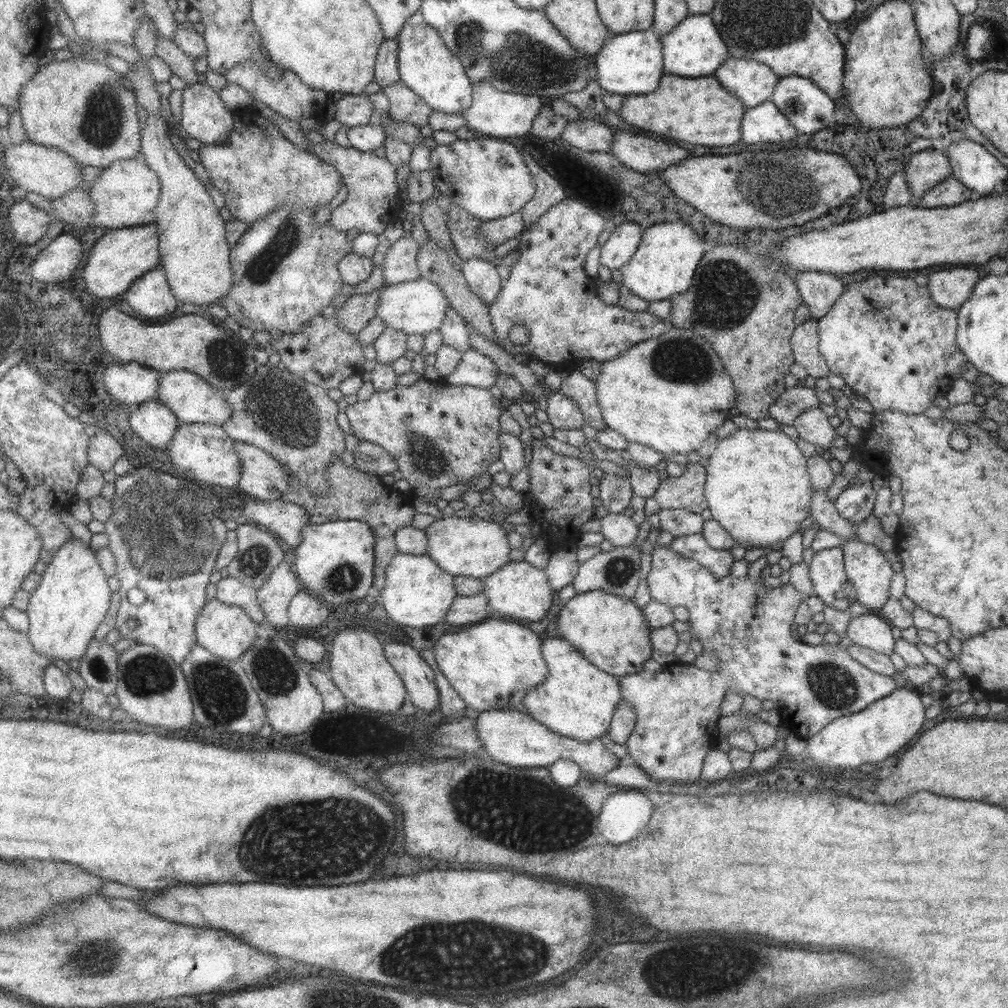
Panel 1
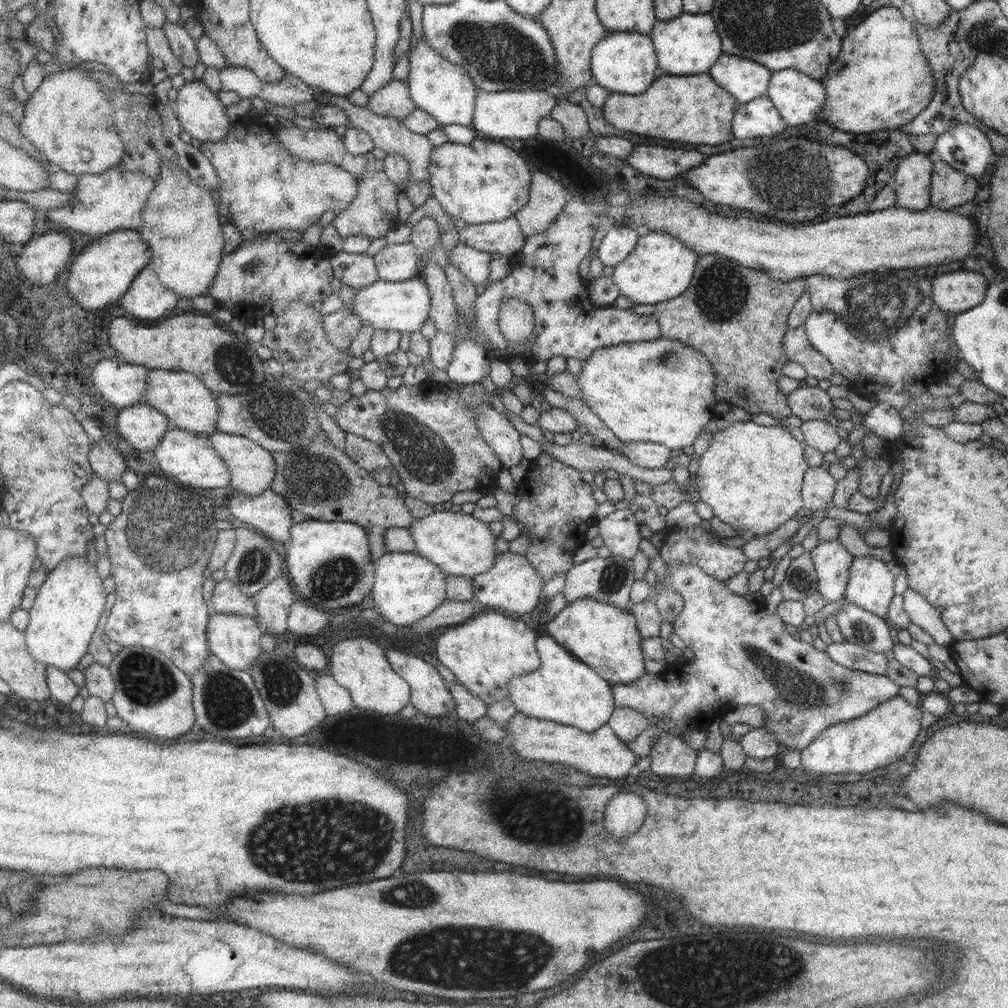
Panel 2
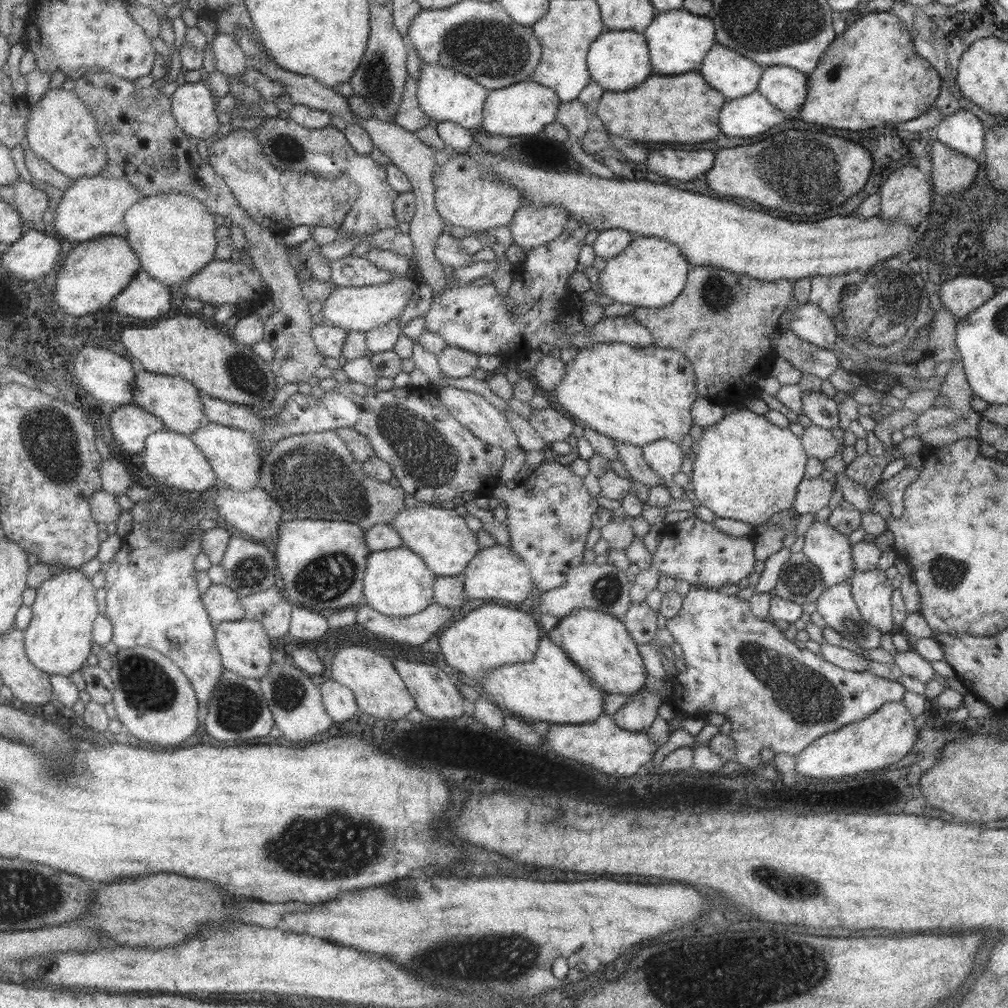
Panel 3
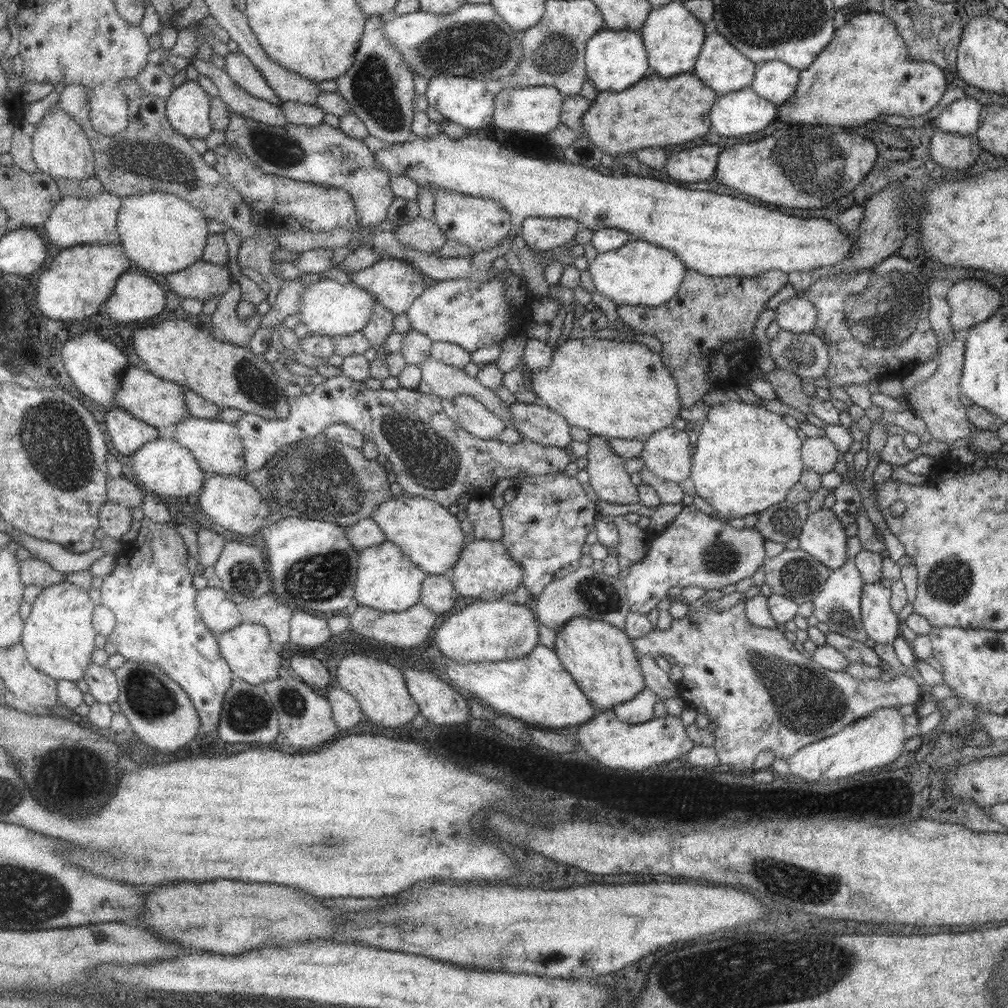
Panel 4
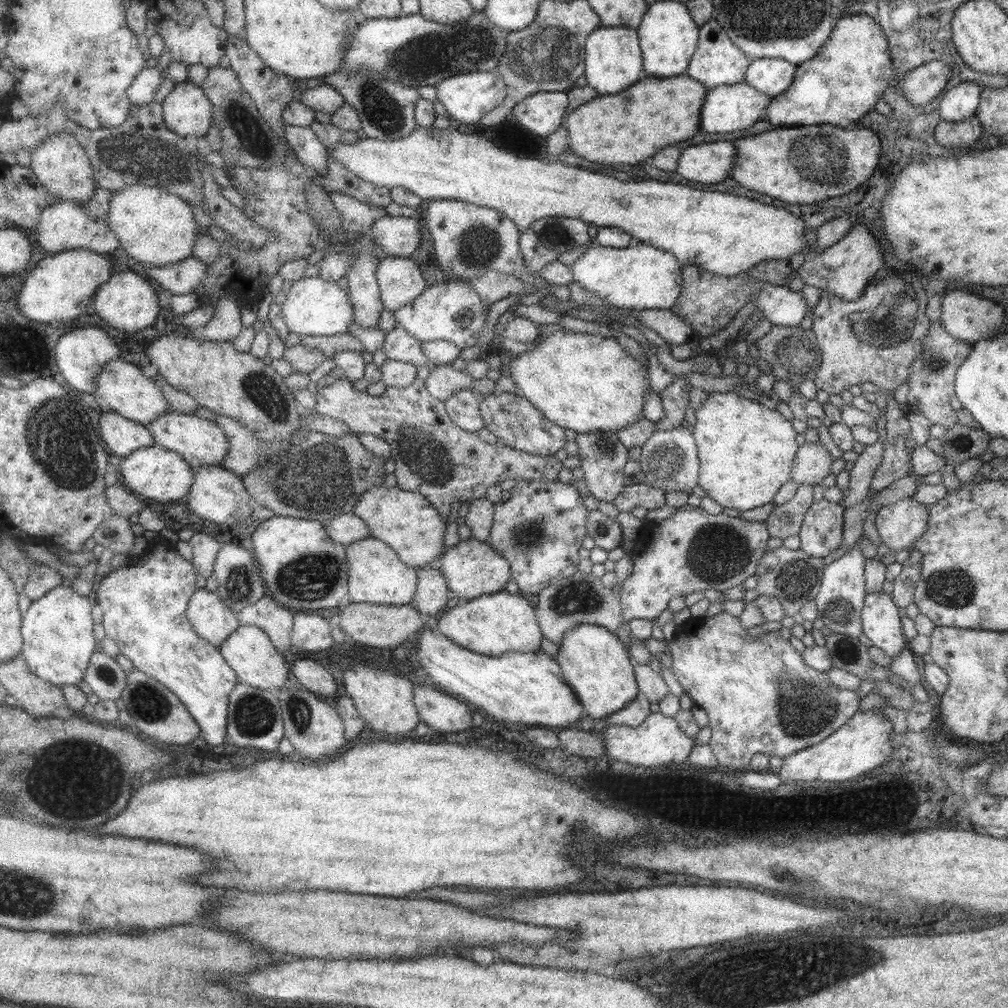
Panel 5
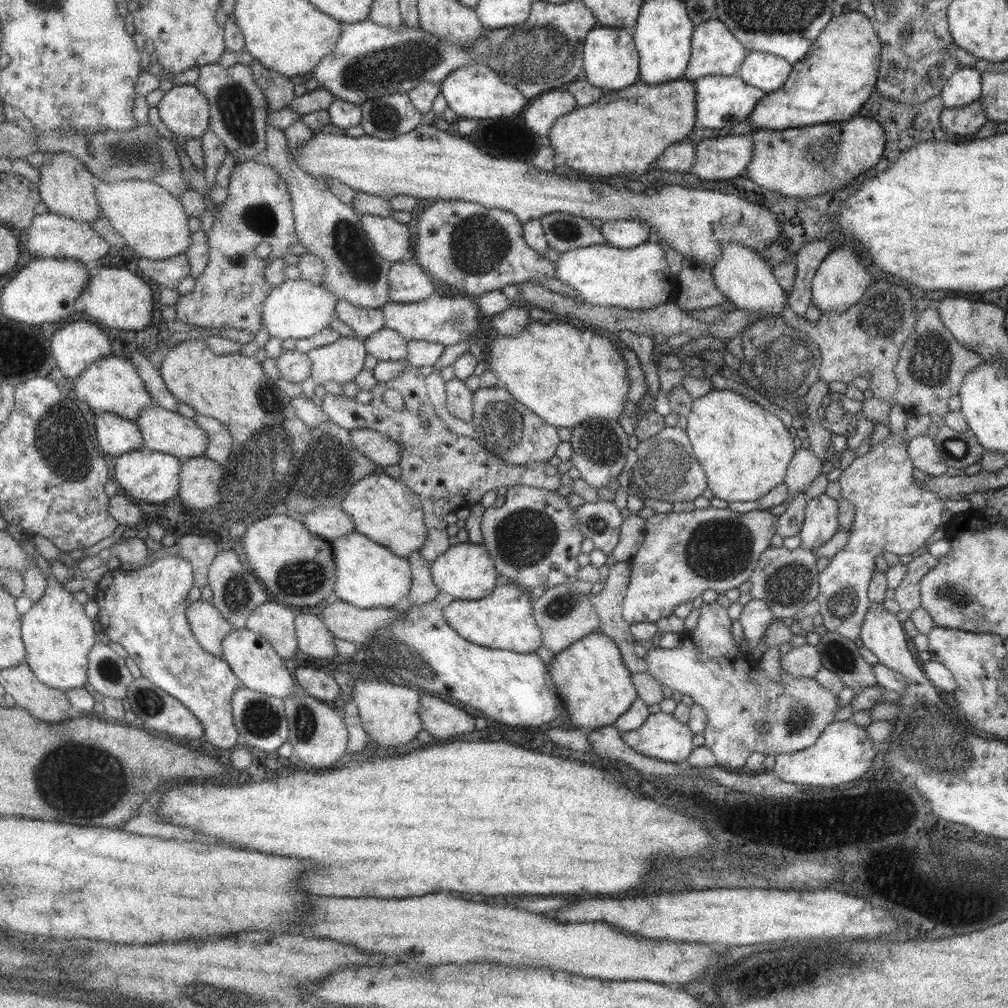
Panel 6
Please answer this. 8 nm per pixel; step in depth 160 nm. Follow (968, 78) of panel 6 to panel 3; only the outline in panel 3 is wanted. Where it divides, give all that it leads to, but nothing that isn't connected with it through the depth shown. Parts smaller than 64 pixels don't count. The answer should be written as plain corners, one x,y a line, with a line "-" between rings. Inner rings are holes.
959,110
936,126
935,138
949,150
967,158
977,158
984,147
984,124
968,110

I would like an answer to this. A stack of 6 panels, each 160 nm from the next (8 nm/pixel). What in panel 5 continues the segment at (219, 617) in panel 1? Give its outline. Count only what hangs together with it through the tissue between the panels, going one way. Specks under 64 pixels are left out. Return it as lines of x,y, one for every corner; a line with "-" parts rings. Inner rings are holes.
239,625
221,644
218,651
233,669
239,683
261,690
276,691
286,685
288,667
277,654
269,637
257,626

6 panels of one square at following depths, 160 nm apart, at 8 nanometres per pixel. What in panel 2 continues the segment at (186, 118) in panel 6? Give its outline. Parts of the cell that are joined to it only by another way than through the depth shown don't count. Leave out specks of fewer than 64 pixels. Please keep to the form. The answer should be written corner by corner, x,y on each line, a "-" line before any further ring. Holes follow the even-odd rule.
200,80
184,83
178,89
174,109
186,134
199,142
217,142
230,127
225,106

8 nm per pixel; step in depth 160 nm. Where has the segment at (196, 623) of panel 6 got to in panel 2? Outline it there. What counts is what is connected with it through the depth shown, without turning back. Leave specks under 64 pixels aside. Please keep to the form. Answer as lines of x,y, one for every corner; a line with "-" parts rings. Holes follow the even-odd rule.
227,579
214,584
210,604
211,611
215,613
237,613
254,618
257,614
252,597
243,594
233,582

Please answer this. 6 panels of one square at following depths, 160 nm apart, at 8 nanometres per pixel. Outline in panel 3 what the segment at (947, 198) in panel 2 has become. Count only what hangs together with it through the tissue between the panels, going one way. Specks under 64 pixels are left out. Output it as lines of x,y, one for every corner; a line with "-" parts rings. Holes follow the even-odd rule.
937,140
933,142
930,148
930,161
932,162
932,171
930,173
932,187
935,194
939,194
939,196
951,197
957,194
957,197
959,197
958,192
967,190
973,184
977,168
979,168
974,158
967,158
966,156
962,156
962,154
957,154

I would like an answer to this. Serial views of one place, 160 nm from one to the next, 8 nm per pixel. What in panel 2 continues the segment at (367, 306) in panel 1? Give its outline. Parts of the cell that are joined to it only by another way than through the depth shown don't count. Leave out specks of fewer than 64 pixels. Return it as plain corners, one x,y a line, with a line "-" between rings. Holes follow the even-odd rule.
344,304
337,312
322,316
322,325
328,342
342,351
347,350
362,327
361,320
353,316
348,304

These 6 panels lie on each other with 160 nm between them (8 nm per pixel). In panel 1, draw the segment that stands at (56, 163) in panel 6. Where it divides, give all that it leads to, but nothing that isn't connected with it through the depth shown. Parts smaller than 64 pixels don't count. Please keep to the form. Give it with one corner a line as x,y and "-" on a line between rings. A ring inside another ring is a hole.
73,56
66,60
51,61
42,66
28,80
21,91
20,114
27,139
40,145
56,146
67,151
84,168
109,168
115,161
141,156
142,126
140,104
133,89
123,83
127,75
119,74
111,66
97,59
85,60

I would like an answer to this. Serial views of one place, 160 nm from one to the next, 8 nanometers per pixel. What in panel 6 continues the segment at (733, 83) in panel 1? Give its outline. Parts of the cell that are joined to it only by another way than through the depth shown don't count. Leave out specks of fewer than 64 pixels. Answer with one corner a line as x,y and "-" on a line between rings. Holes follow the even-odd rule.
711,18
701,24
694,25
690,40
690,57
687,68
684,70
683,78
688,81
697,80
708,74
721,74
723,76
737,75
743,59
748,55
749,50
723,26
719,20

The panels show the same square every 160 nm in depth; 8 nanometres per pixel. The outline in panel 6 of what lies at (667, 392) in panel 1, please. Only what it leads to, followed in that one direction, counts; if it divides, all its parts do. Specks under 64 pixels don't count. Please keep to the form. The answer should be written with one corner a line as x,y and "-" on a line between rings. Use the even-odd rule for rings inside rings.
563,319
551,320
547,324
530,320
527,329
519,336
498,334
489,347
489,366
486,368
497,378
497,388
507,390
517,402
556,429
573,428
588,418
617,421
628,400
627,365
618,348
609,339

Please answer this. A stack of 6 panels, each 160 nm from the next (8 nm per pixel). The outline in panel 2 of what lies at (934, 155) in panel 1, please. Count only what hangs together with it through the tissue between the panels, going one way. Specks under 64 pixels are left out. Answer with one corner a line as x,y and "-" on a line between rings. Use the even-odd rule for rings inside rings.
915,152
902,158
890,181
895,191
895,206
915,210
929,206
932,170
932,155

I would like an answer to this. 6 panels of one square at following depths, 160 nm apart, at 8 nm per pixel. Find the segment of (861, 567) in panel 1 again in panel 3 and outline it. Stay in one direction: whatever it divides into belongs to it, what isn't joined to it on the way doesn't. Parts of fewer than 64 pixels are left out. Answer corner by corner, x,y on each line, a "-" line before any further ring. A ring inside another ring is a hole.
878,566
868,571
855,570
848,580
851,596
855,601
859,614
865,622
878,628
882,634
893,628
894,622
890,613
890,598
892,595
891,579

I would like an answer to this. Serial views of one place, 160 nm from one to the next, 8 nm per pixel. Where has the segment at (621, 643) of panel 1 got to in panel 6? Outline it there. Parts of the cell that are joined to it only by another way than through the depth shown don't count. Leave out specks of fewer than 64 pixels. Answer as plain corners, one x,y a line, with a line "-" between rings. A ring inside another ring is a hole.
591,631
578,638
561,652
555,653
553,660
547,664
547,668
564,706
562,714
569,715
570,724
585,732
613,725
613,721
624,714
636,699
636,690
630,677
631,673
624,665
617,645
604,634

